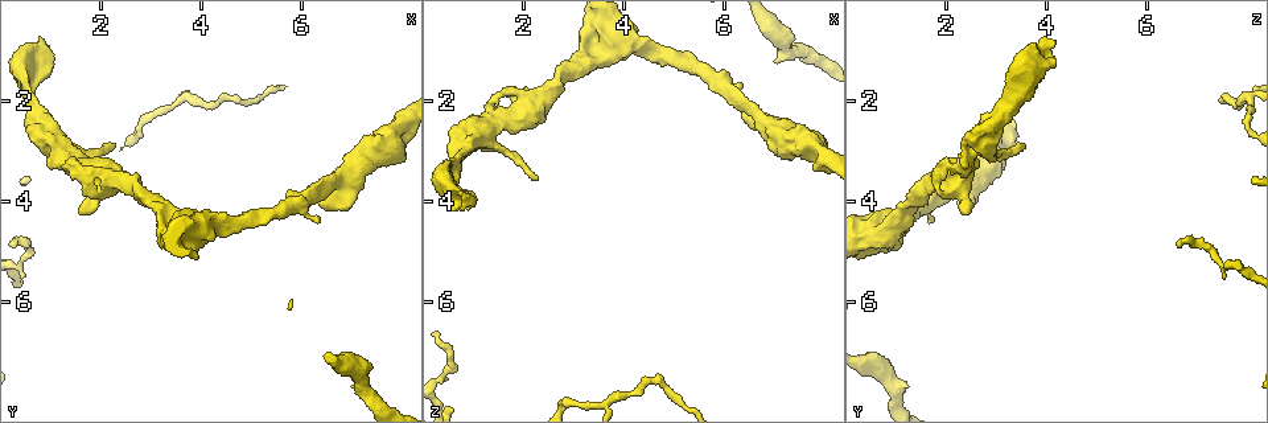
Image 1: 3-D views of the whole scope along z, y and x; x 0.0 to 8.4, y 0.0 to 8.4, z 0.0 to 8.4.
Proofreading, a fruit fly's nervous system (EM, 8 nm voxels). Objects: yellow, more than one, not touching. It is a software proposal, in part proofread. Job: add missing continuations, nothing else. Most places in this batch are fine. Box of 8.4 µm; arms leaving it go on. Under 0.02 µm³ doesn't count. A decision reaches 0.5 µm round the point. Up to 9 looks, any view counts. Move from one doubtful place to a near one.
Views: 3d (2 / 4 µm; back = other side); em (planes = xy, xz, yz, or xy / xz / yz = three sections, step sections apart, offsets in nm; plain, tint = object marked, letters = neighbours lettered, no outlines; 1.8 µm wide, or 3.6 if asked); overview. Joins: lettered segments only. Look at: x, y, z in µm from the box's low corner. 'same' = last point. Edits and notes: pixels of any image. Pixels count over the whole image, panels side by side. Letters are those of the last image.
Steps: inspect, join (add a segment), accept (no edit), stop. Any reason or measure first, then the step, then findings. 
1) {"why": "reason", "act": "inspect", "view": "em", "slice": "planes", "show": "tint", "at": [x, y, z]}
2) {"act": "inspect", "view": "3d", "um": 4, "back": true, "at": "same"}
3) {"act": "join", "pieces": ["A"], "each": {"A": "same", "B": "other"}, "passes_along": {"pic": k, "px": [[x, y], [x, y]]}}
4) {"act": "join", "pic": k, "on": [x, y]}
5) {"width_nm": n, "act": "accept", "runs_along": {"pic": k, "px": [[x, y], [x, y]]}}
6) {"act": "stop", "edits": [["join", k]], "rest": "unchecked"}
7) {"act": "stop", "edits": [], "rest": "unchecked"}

{"act": "inspect", "view": "em", "slice": "planes", "show": "letters", "at": [0.75, 0.80, 4.15]}

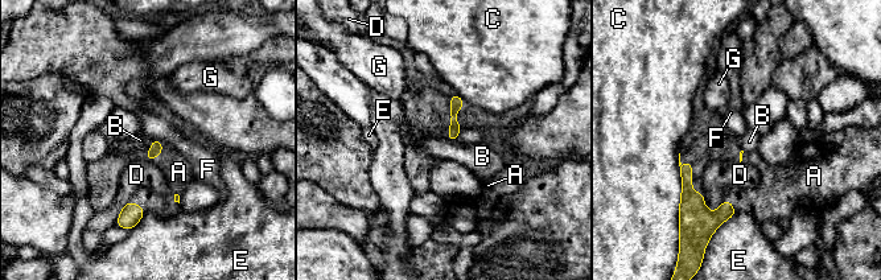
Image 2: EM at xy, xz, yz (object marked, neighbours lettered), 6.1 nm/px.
{"act": "join", "pieces": ["A"], "each": {"A": "same", "B": "other", "C": "other", "D": "other", "E": "other", "F": "other", "G": "other"}, "found": "the cell continues"}

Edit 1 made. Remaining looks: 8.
{"why": "branch stops here", "act": "inspect", "view": "em", "slice": "xy", "step": 4, "show": "tint", "at": [1.55, 4.20, 2.45]}

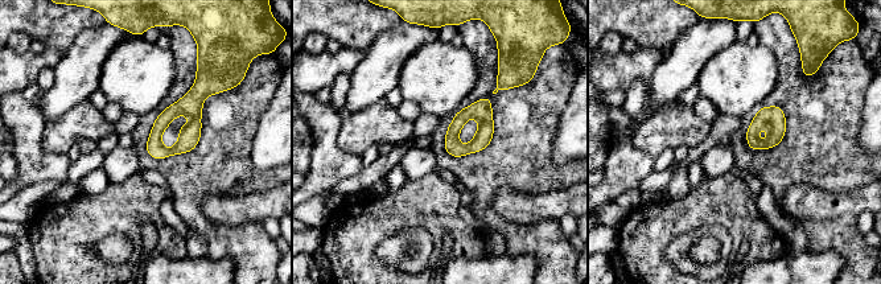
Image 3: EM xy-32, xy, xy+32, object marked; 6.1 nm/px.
{"act": "inspect", "view": "em", "slice": "planes", "show": "letters", "at": "same"}

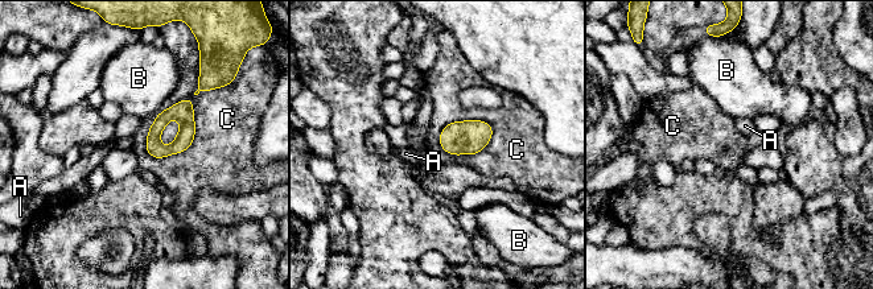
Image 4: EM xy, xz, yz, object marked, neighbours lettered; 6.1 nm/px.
{"act": "accept", "each": {"A": "other", "B": "other", "C": "other"}, "runs_along": {"pic": 4, "px": [[188, 102], [157, 126], [151, 151]]}, "found": "none of them fits"}

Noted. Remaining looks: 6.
{"why": "thick turns thin", "act": "inspect", "view": "3d", "um": 2, "at": [6.80, 3.45, 2.40]}

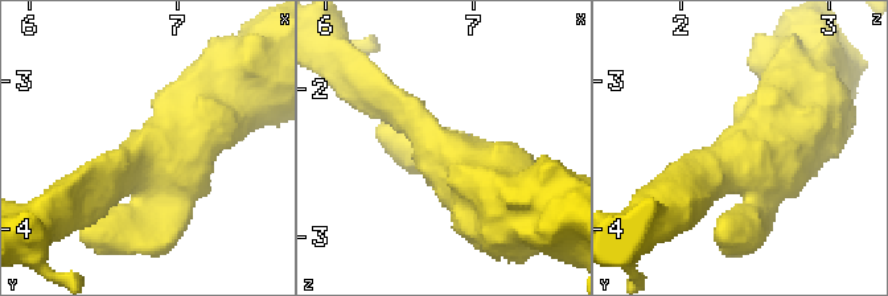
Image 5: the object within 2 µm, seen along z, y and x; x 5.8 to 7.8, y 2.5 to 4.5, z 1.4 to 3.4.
{"act": "inspect", "view": "em", "slice": "planes", "show": "plain", "at": [6.78, 3.50, 2.44]}

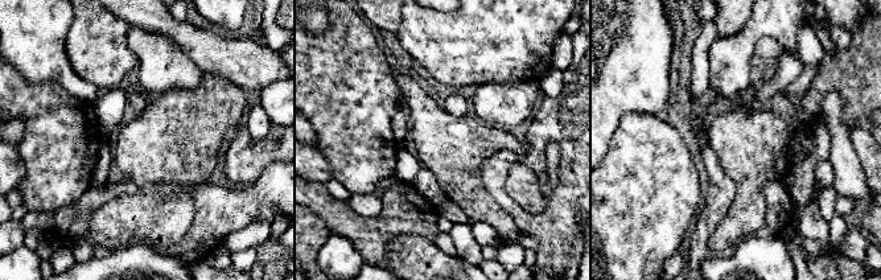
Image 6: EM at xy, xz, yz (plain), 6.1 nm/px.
{"act": "inspect", "view": "em", "slice": "planes", "show": "letters", "at": "same"}

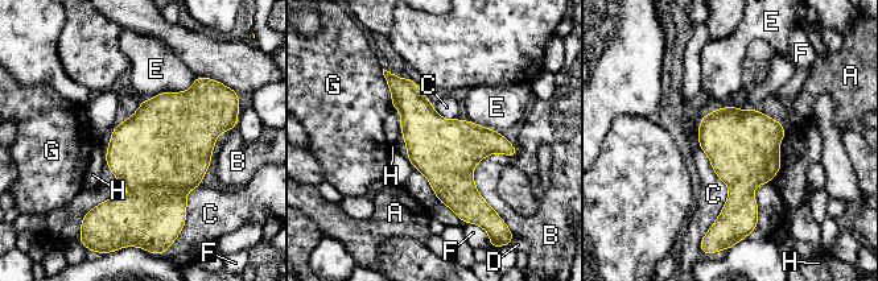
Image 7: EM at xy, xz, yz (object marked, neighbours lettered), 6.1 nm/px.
{"width_nm": 380, "act": "accept", "each": {"A": "other", "B": "other", "C": "other", "D": "other", "E": "other", "F": "other", "G": "other", "H": "other"}, "border": {"pic": 7, "px": [[699, 123], [728, 186], [708, 231]]}, "found": "none of them fits"}

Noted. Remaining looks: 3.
{"act": "inspect", "view": "3d", "um": 4, "at": [4.70, 1.90, 7.60]}

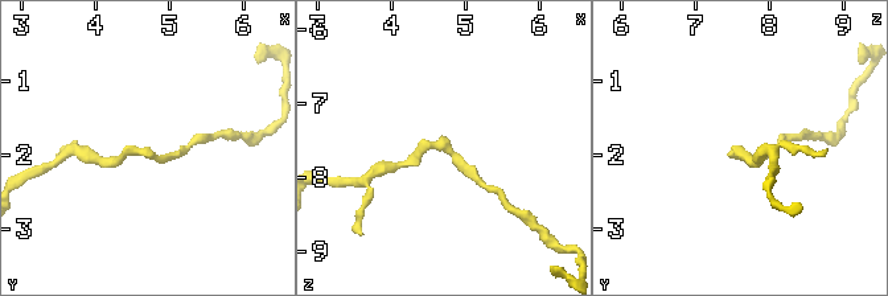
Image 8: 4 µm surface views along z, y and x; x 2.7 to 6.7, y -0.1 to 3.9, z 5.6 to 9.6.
{"act": "inspect", "view": "em", "slice": "yz", "step": 16, "show": "letters", "at": [4.60, 2.00, 7.60]}

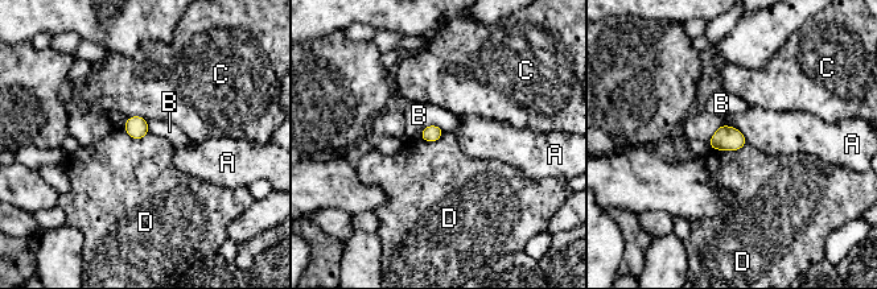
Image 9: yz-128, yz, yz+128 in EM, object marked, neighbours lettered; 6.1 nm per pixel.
{"width_nm": 100, "act": "accept", "each": {"A": "other", "B": "other", "C": "other", "D": "other"}, "border": {"pic": 9, "px": [[748, 143], [737, 149], [711, 148]]}, "found": "no lettered segment goes on from it"}

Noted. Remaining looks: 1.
{"act": "stop", "edits": [["join", 2]], "rest": "unchecked"}

